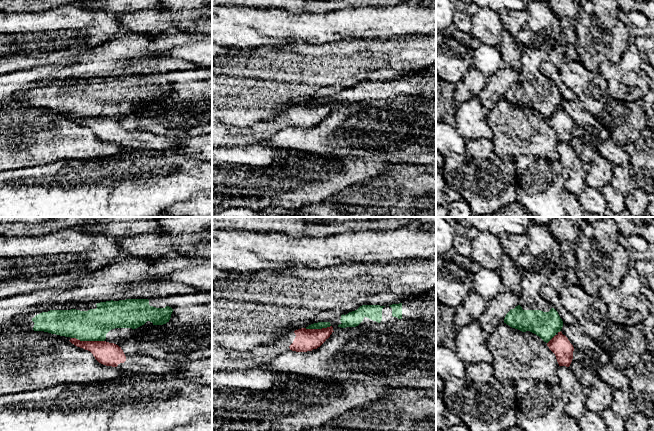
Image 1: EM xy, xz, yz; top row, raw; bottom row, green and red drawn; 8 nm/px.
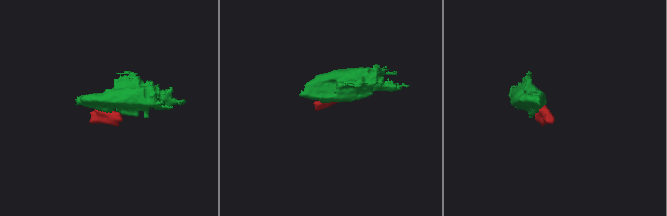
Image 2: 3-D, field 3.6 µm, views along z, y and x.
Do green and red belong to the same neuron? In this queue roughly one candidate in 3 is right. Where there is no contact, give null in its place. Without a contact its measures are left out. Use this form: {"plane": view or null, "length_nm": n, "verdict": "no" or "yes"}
{"plane": "xy", "length_nm": 280, "verdict": "no"}

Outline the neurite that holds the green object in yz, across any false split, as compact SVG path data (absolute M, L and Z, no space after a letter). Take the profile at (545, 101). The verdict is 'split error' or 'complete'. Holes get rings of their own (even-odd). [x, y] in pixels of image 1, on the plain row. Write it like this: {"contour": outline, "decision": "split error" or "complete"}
{"contour": "M521 47L521 70L519 81L511 85L504 99L522 108L530 107L548 119L563 103L558 88L541 71L548 53Z", "decision": "split error"}

